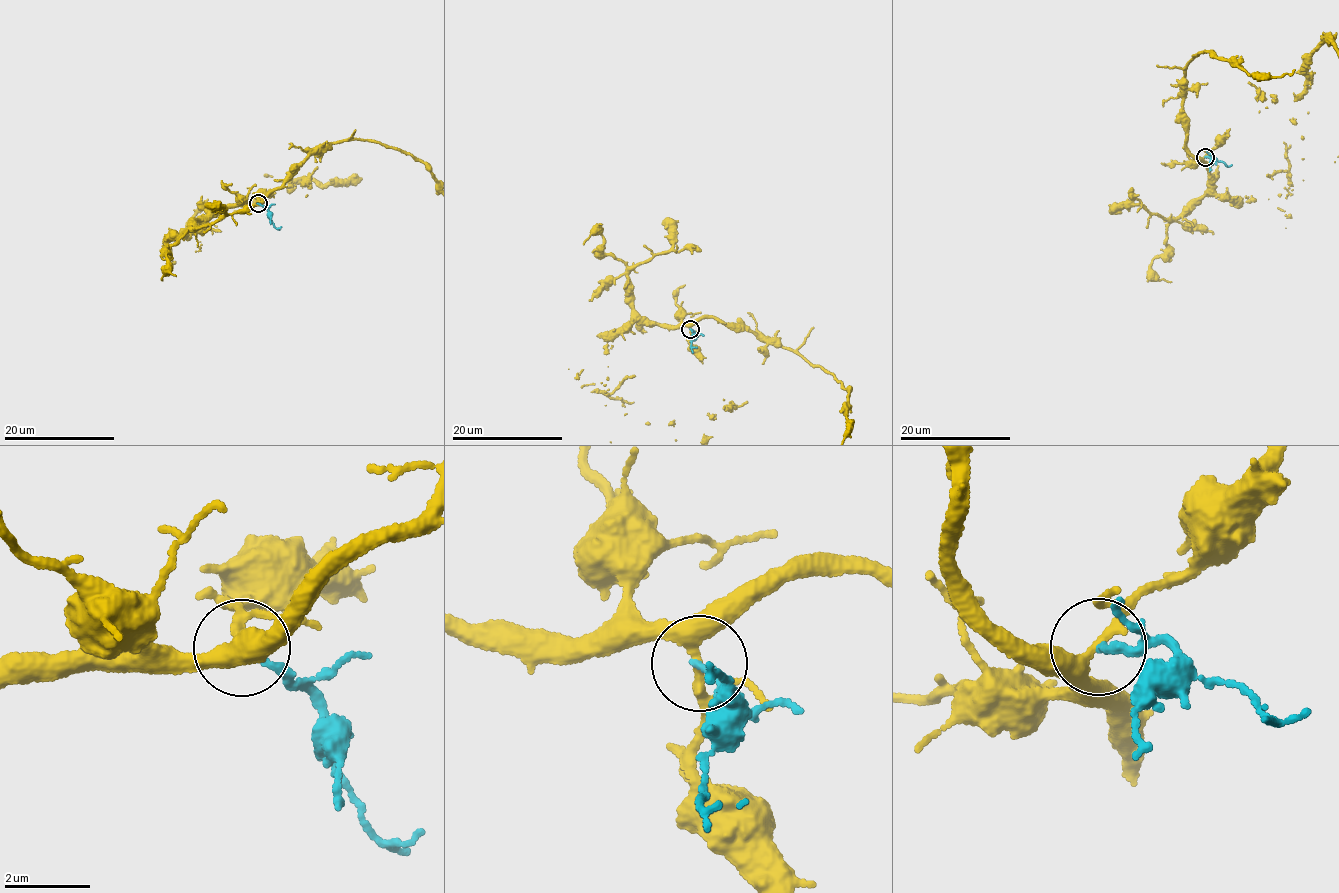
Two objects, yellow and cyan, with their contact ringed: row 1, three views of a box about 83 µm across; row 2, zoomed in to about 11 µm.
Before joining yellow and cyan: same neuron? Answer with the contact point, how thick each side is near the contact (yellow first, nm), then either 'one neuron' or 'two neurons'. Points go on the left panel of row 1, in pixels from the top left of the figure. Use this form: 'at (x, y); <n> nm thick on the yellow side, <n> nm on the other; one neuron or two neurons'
at (258, 203); 240 nm thick on the yellow side, 160 nm on the other; two neurons

